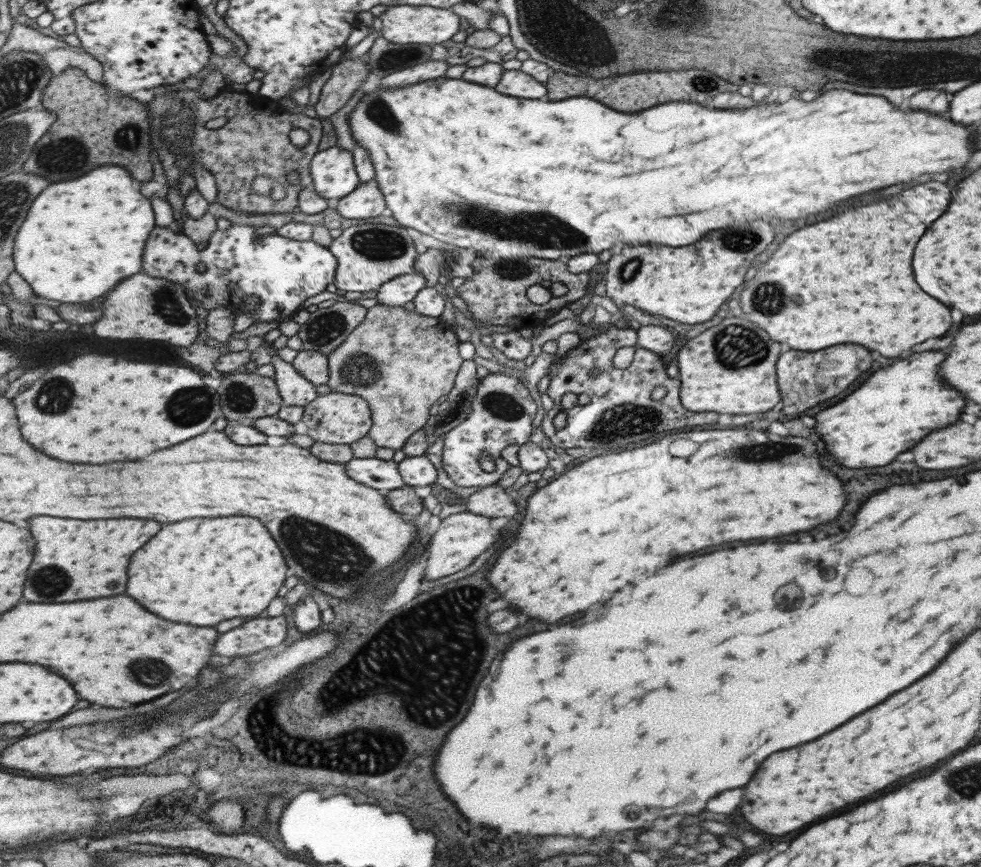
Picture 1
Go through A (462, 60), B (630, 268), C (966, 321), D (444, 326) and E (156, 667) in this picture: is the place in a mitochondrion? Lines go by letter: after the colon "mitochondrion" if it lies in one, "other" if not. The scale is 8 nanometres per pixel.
A: other
B: mitochondrion
C: other
D: other
E: mitochondrion

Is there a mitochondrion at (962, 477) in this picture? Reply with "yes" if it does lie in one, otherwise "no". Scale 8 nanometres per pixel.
no

